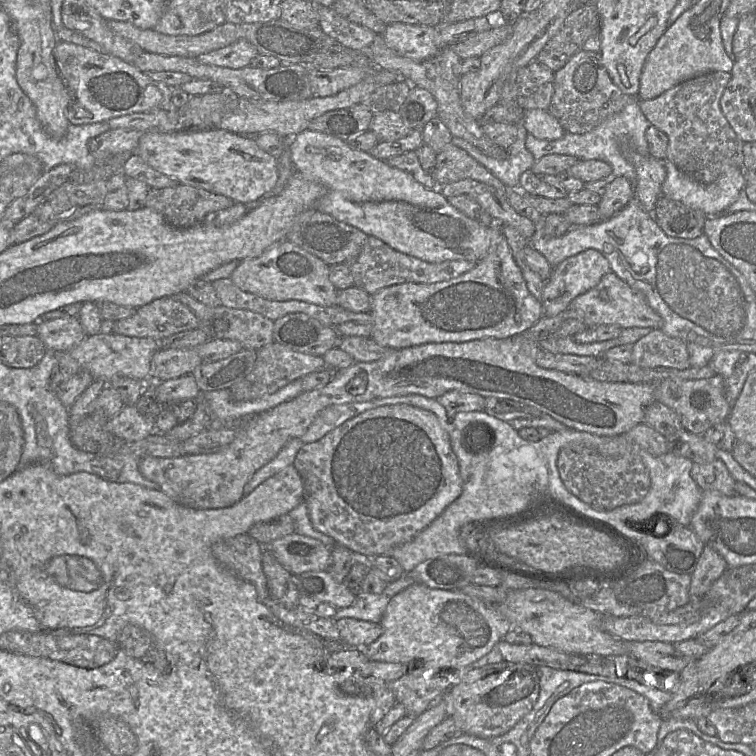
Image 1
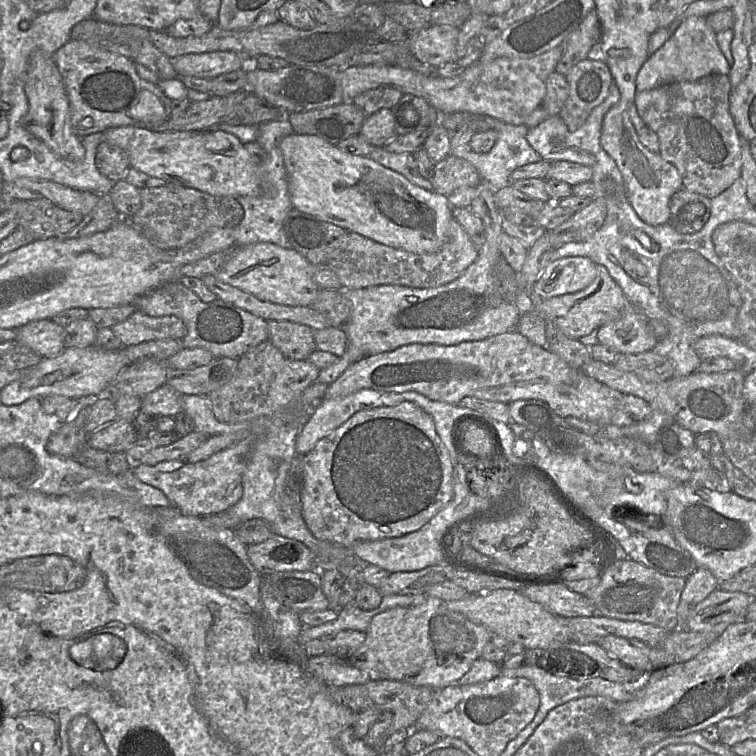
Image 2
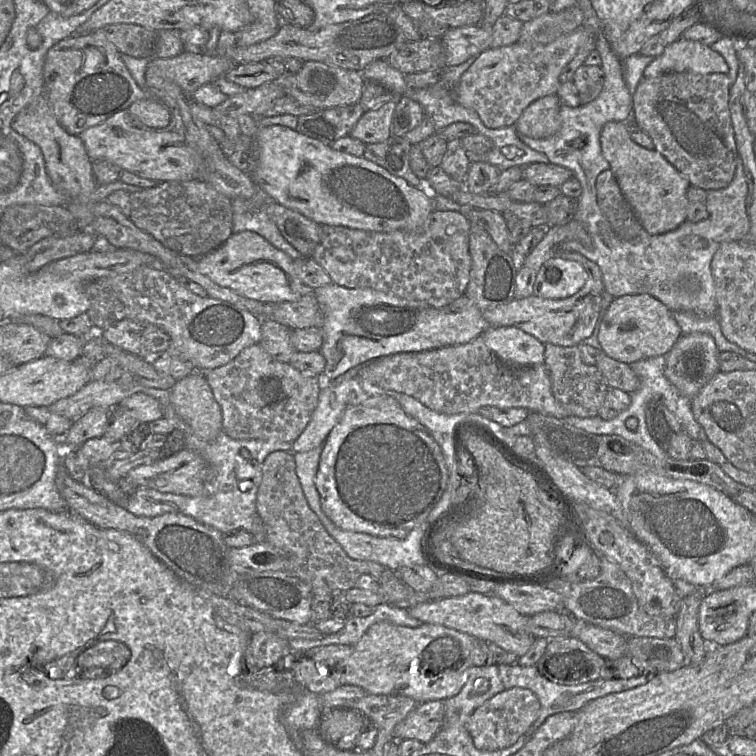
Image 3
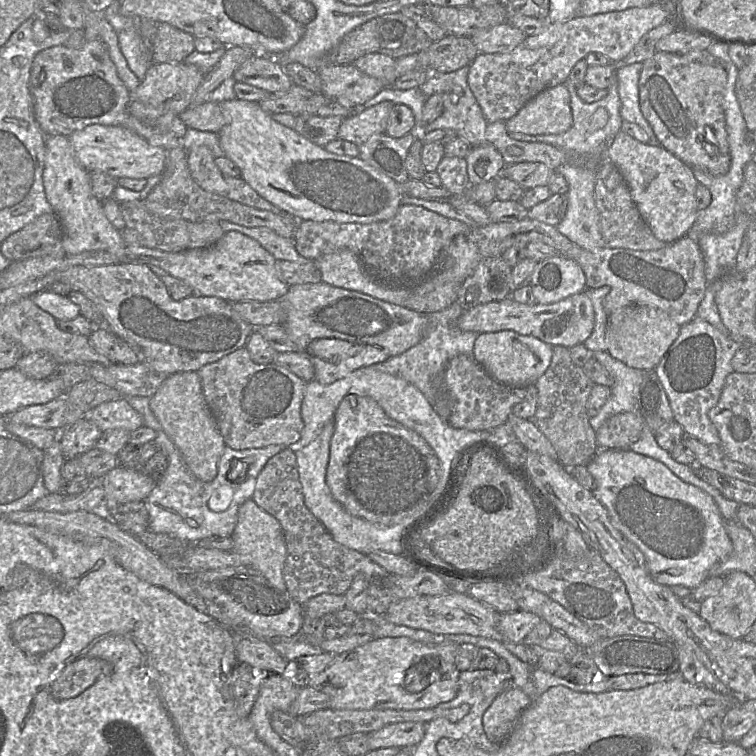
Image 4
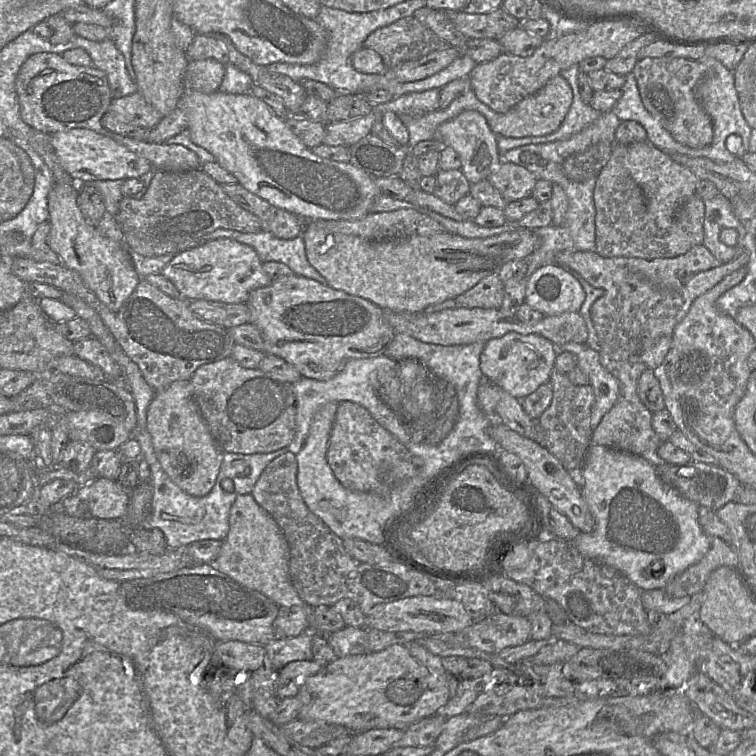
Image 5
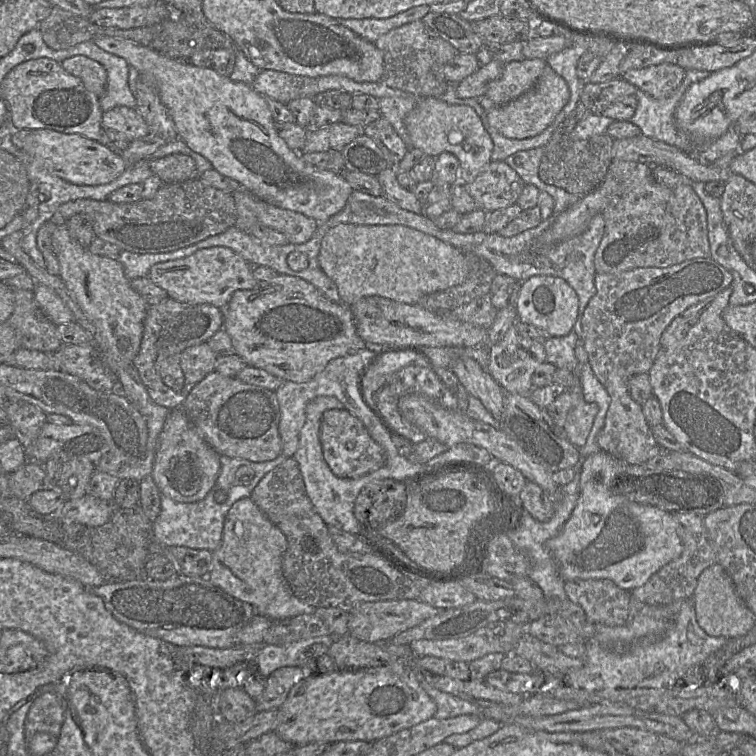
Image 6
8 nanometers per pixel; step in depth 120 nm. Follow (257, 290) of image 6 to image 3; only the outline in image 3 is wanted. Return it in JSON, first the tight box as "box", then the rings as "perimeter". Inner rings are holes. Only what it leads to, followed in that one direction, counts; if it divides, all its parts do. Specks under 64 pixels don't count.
{"box":[313,283,489,381],"perimeter":[[[334,283],[315,288],[313,293],[323,315],[323,323],[320,327],[323,333],[323,343],[319,350],[326,361],[321,374],[323,381],[335,380],[357,365],[392,354],[421,352],[465,344],[482,335],[489,328],[482,310],[465,294],[437,307],[425,301],[403,299],[371,288],[347,288]]]}

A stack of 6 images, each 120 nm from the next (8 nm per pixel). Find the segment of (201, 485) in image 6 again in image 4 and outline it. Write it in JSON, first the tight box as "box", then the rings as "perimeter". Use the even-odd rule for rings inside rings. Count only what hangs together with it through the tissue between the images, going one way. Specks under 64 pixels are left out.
{"box":[149,371,226,482],"perimeter":[[[197,371],[179,372],[168,376],[149,398],[149,404],[162,430],[177,447],[194,476],[202,482],[214,480],[226,445],[205,400]]]}

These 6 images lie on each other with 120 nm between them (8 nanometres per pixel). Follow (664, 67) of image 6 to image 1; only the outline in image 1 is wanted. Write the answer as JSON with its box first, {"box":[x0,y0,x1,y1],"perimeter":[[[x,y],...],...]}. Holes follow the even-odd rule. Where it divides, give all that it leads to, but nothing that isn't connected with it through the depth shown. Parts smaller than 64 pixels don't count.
{"box":[638,72,744,184],"perimeter":[[[728,72],[700,75],[677,84],[656,98],[640,99],[638,102],[650,124],[667,135],[667,160],[704,184],[716,181],[724,167],[743,167],[744,142],[735,133],[720,106],[731,76]]]}

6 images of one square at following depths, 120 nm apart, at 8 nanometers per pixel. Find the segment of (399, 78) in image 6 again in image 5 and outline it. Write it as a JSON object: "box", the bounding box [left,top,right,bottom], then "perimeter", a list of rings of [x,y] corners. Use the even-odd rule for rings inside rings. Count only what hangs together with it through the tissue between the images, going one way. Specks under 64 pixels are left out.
{"box":[363,16,451,69],"perimeter":[[[409,16],[370,33],[363,47],[377,52],[389,69],[451,46],[419,20]]]}

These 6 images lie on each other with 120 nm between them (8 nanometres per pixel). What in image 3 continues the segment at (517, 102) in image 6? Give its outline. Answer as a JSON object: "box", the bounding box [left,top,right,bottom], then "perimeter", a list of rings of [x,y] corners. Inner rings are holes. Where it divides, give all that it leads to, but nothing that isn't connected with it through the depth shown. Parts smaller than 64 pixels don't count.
{"box":[514,94,561,139],"perimeter":[[[556,94],[539,98],[524,109],[514,127],[519,134],[533,139],[545,139],[561,128],[561,102]]]}

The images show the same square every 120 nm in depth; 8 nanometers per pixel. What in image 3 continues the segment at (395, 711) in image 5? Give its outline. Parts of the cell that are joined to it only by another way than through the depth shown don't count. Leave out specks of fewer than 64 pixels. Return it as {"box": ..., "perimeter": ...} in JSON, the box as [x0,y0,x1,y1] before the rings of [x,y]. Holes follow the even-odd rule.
{"box":[335,621,477,704],"perimeter":[[[388,621],[372,624],[353,653],[335,667],[340,672],[340,685],[356,685],[371,694],[408,696],[419,704],[430,700],[454,697],[467,681],[467,670],[472,666],[470,653],[477,639],[467,633],[439,624],[422,623],[418,627],[397,625]]]}

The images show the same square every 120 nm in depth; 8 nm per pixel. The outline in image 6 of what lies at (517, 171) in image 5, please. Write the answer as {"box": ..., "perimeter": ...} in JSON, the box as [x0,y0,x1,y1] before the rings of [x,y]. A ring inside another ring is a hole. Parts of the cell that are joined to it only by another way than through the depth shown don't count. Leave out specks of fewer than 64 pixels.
{"box":[466,161,526,212],"perimeter":[[[491,161],[471,183],[466,183],[466,190],[478,204],[478,209],[493,212],[517,202],[526,183],[506,161]]]}

